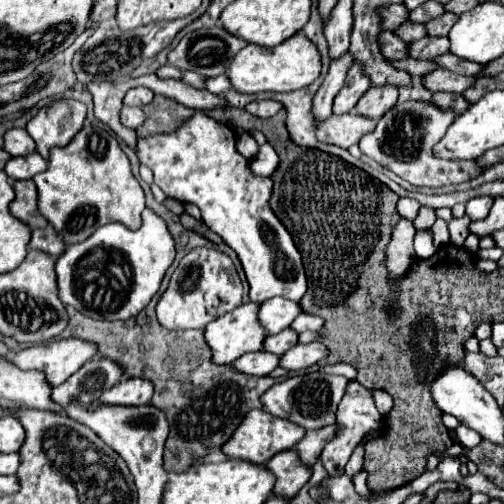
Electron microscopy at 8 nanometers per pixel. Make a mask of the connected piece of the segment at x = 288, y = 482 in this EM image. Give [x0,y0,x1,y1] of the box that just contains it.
[264,450,312,498]

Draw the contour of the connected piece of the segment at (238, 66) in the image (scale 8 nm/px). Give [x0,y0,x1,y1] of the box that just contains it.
[228,34,320,94]

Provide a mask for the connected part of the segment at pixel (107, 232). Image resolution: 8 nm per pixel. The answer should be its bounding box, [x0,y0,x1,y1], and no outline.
[58,208,176,320]

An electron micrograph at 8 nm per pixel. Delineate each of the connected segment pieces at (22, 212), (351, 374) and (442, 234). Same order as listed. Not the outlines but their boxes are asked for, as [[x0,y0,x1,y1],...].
[[10,180,48,228],[322,362,356,380],[432,219,450,248]]

